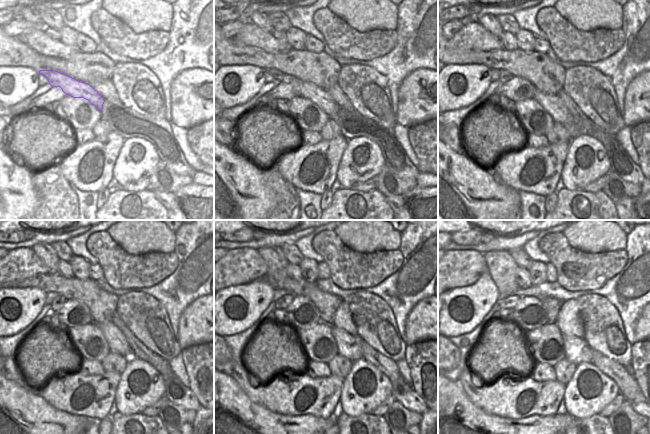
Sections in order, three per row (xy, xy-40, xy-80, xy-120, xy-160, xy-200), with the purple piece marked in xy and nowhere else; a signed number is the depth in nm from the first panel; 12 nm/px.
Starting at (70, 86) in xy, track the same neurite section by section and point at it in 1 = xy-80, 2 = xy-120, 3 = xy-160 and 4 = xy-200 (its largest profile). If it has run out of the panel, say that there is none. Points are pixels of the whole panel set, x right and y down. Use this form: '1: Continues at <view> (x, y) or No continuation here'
1: Continues at xy-80 (551, 103)
2: Continues at xy-120 (116, 341)
3: Continues at xy-160 (347, 345)
4: Continues at xy-200 (577, 350).

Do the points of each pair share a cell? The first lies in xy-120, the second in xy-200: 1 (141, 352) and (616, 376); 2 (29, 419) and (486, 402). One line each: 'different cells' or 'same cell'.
1: same cell
2: different cells

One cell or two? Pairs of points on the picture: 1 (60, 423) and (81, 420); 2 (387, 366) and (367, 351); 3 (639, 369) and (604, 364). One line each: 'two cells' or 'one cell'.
1: one cell
2: one cell
3: two cells

